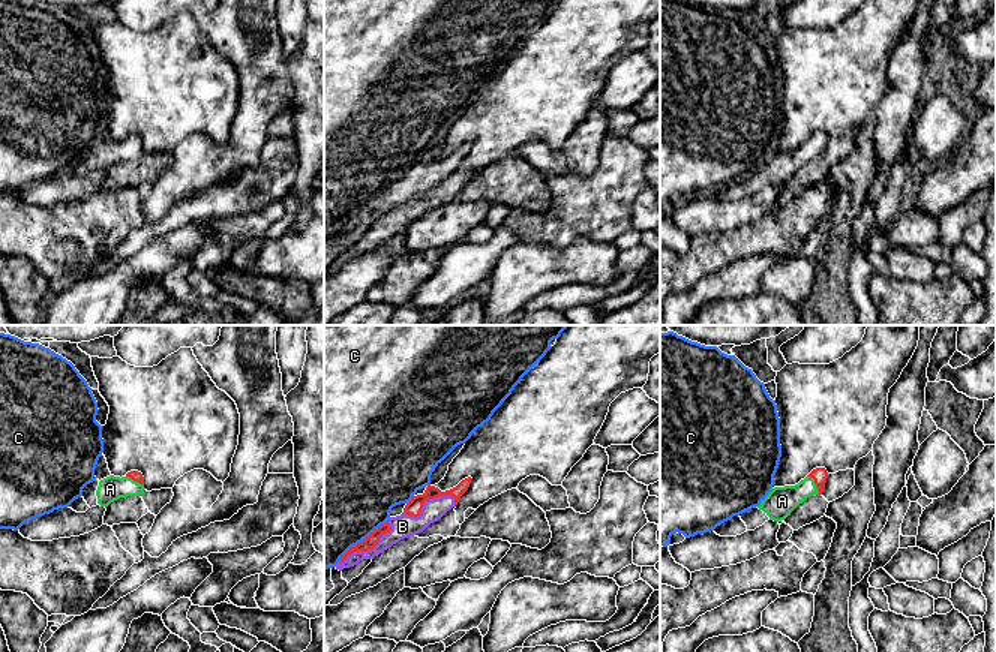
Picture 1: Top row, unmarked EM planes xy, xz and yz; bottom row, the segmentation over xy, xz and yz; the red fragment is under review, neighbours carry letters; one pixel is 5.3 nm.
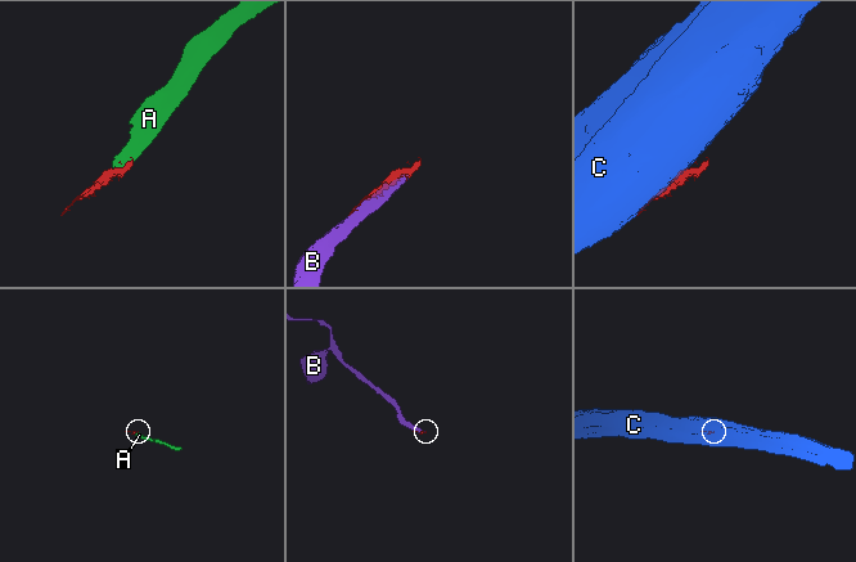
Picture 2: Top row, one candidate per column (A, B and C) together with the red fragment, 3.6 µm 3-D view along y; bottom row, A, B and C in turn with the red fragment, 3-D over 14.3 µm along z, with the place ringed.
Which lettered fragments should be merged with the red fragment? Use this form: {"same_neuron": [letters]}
{"same_neuron": ["A", "B"]}

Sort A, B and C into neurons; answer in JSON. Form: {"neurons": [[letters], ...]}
{"neurons": [["A", "B"], ["C"]]}

